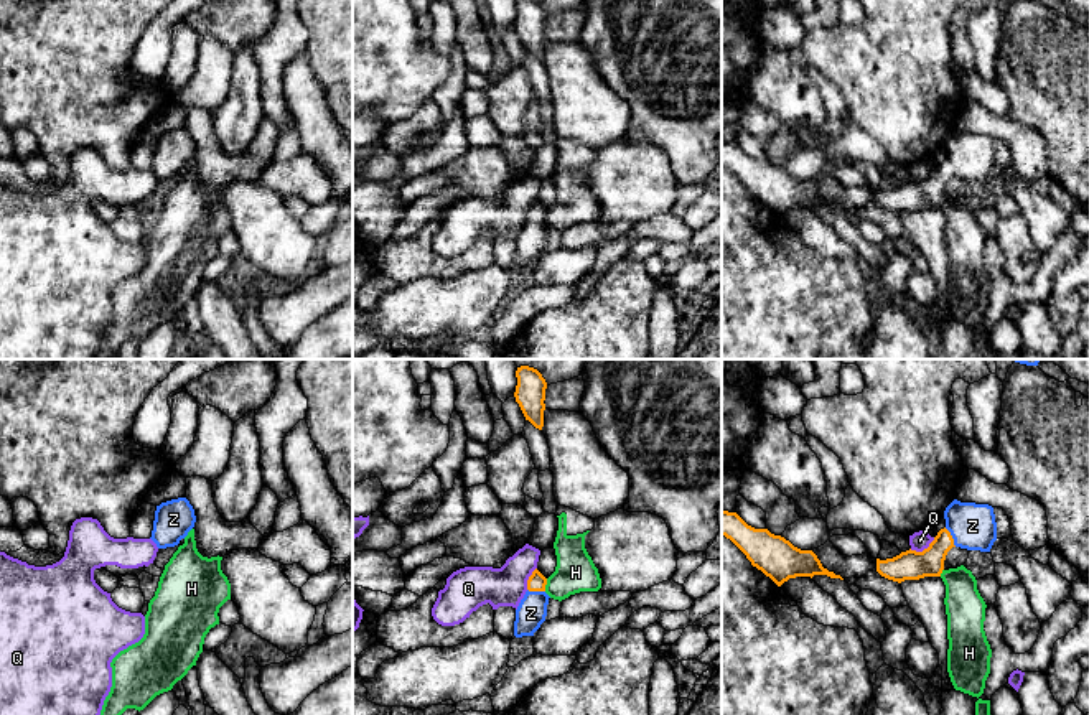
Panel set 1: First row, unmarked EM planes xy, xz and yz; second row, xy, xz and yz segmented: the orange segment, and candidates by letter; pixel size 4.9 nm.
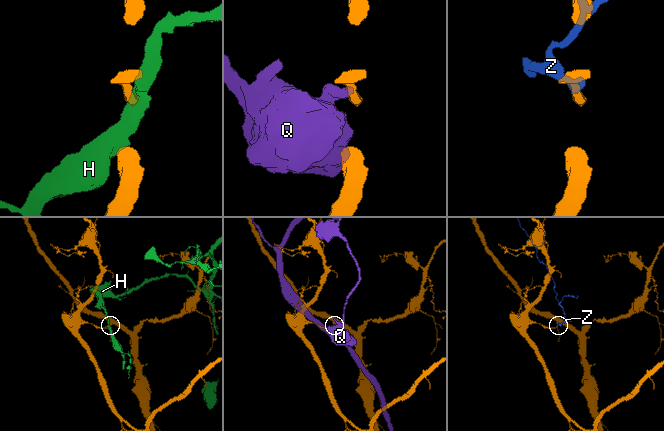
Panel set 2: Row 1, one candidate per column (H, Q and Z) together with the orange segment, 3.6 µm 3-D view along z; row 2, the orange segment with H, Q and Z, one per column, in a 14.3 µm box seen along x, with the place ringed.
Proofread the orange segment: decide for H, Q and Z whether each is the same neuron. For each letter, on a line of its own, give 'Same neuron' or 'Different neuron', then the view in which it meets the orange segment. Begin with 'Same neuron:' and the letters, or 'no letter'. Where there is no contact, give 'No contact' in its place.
Same neuron: Z
H: Different neuron. Touches orange in xz
Q: Different neuron. Touches orange in yz
Z: Same neuron. Touches orange in yz

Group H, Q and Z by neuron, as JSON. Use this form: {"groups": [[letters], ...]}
{"groups": [["H"], ["Q"], ["Z"]]}

